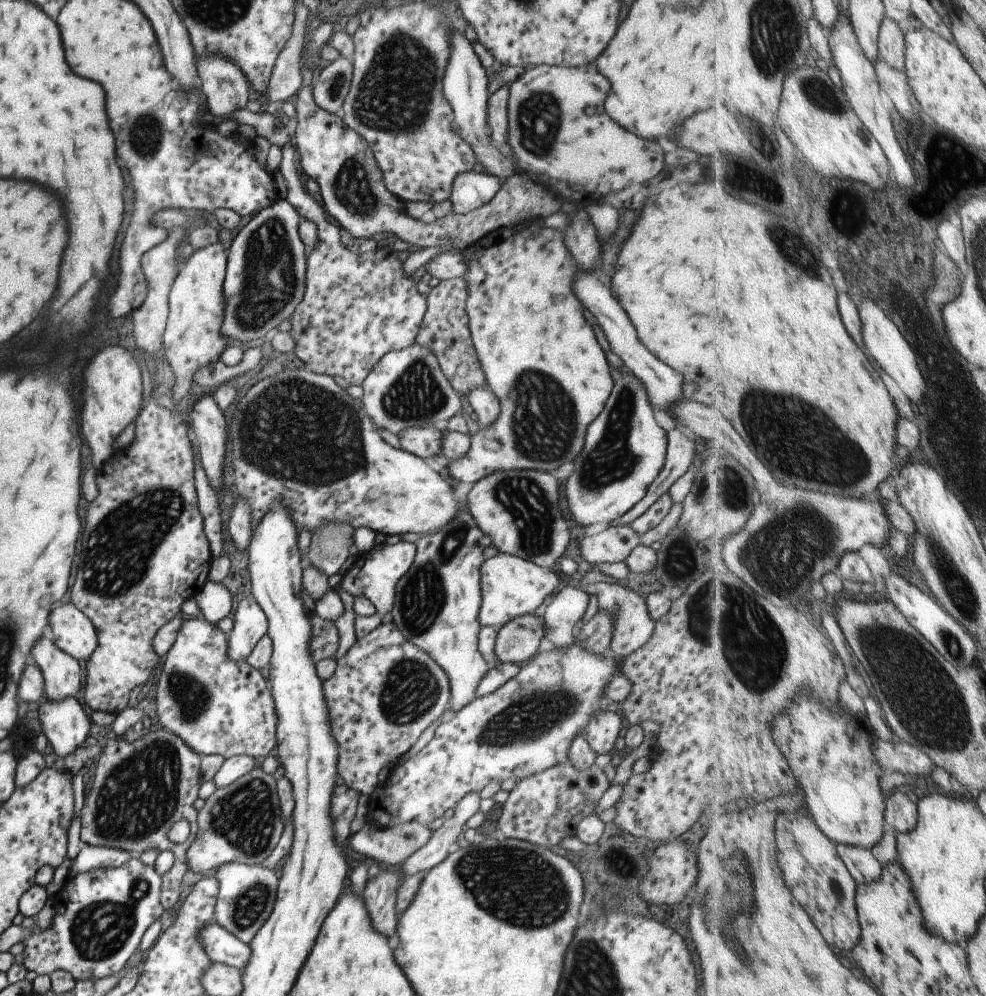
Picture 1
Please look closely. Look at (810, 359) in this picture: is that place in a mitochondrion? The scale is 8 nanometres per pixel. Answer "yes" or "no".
no

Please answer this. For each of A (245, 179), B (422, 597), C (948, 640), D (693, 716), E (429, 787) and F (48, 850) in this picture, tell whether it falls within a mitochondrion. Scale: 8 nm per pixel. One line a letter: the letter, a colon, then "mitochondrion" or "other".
A: other
B: mitochondrion
C: mitochondrion
D: other
E: other
F: other

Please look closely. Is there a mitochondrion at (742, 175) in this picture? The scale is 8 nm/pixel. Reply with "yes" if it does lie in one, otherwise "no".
no

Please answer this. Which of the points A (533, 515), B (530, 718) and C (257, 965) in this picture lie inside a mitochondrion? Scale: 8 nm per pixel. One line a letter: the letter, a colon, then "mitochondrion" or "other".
A: mitochondrion
B: mitochondrion
C: other

